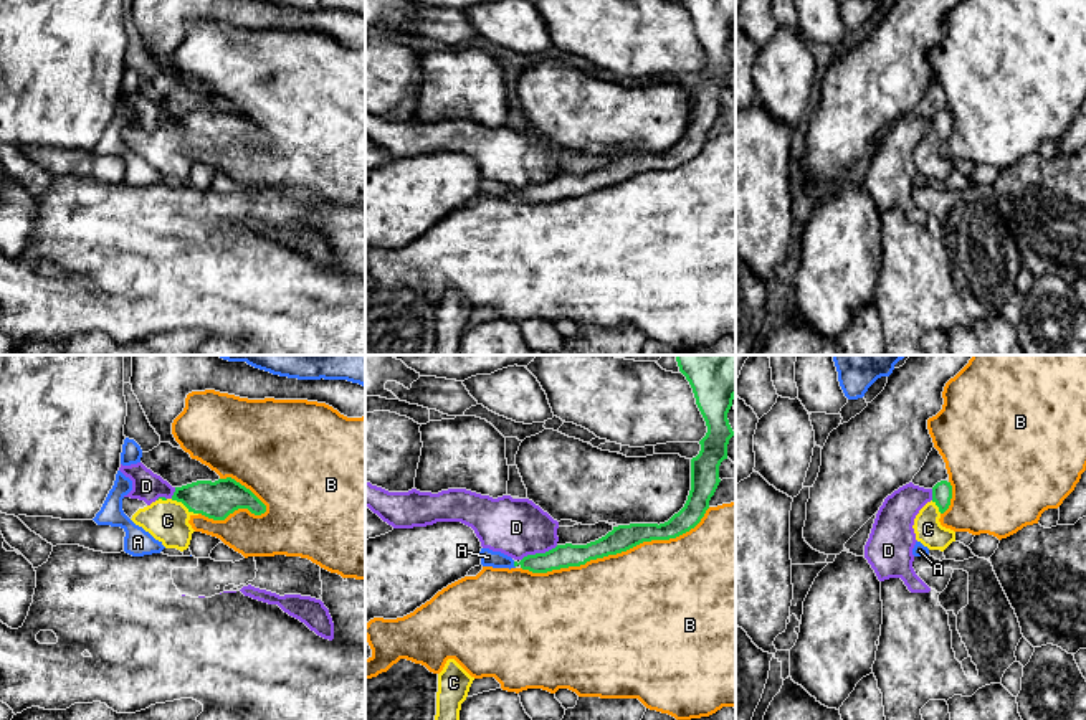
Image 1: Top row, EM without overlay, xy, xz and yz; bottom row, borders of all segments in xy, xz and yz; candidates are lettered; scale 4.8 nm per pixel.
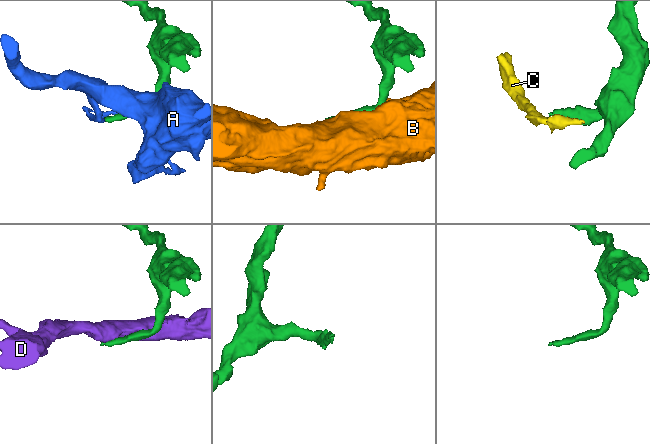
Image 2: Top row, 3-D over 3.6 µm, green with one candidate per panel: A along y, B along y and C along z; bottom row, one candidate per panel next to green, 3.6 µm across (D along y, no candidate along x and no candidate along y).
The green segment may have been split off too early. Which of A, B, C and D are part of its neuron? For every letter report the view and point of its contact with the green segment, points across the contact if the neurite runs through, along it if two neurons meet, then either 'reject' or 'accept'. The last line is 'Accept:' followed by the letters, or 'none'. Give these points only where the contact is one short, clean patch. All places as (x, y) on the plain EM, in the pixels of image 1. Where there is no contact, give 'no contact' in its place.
A: xz (514, 195) | reject
B: xz (617, 182) | reject
C: xy (184, 134) | accept
D: xz (539, 184) | along xz (557, 175), (544, 182), (528, 184), (521, 190) | reject
Accept: C

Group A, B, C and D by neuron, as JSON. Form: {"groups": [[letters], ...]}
{"groups": [["A"], ["B"], ["C"], ["D"]]}

